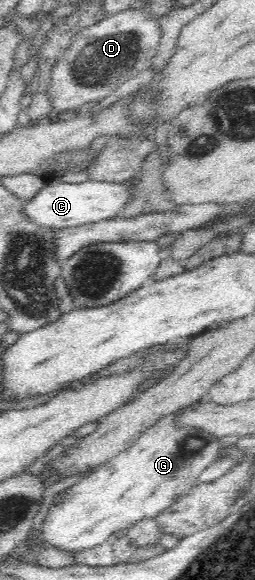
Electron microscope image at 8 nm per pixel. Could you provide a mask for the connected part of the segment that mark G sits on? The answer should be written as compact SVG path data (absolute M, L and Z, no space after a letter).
M179 411L164 415L148 427L112 461L96 467L78 484L66 489L66 496L50 506L40 530L41 548L53 546L75 553L100 546L116 533L127 531L146 518L156 519L197 485L200 474L216 462L220 439L191 426L174 426Z

